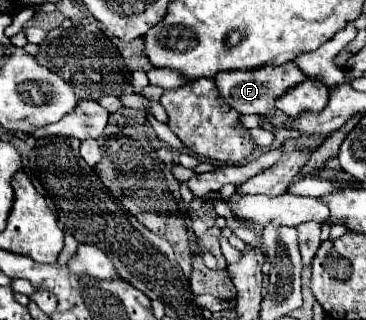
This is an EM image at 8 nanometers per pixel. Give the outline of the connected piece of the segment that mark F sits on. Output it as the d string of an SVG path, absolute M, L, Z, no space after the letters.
M282 64L282 66L262 66L262 68L254 68L254 70L236 70L236 72L220 72L214 82L218 88L220 98L224 98L224 102L234 108L240 114L268 114L274 110L274 100L284 94L286 90L294 88L296 84L300 84L306 76L292 64Z

